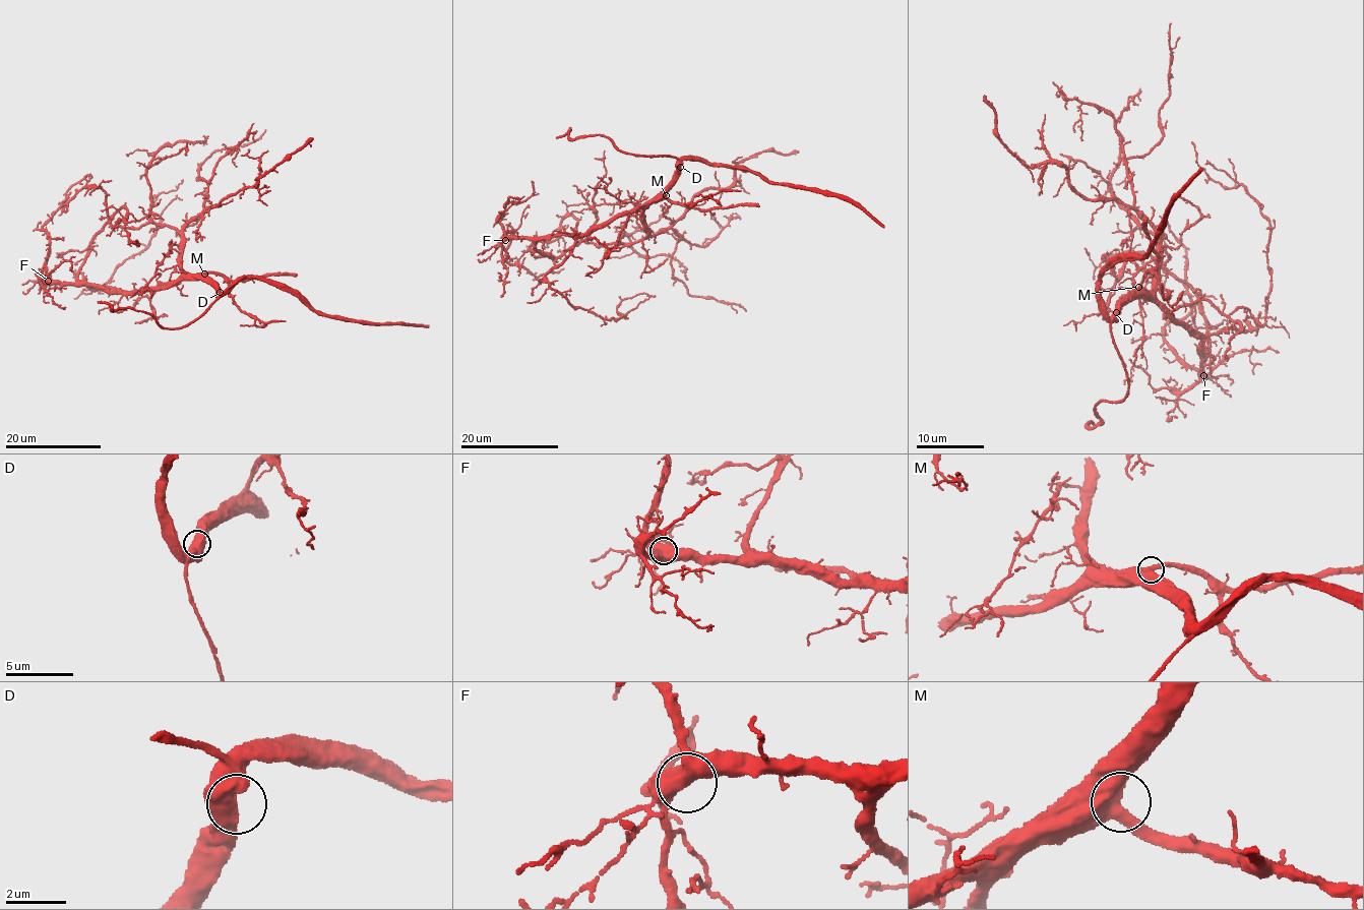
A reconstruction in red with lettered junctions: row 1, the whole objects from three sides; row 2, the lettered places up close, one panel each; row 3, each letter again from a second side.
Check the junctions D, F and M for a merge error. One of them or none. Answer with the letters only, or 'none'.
none

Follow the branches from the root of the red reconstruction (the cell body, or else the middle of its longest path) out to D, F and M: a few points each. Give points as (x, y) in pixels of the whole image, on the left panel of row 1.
D: (178, 283), (195, 278), (221, 293)
F: (178, 283), (142, 291), (106, 293), (92, 286), (59, 285), (48, 281)
M: (178, 283), (204, 274)

